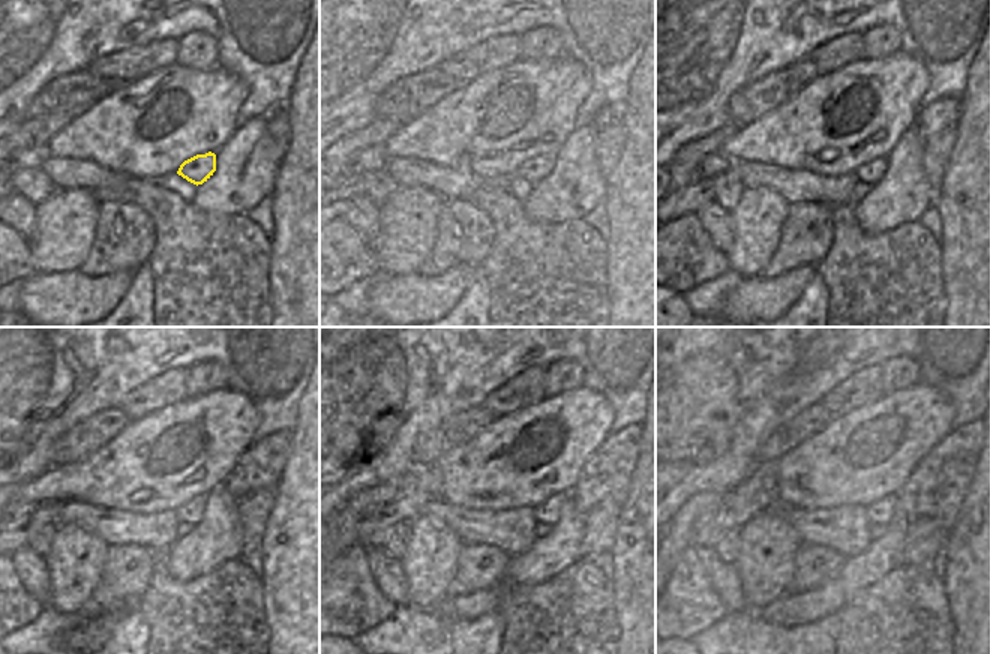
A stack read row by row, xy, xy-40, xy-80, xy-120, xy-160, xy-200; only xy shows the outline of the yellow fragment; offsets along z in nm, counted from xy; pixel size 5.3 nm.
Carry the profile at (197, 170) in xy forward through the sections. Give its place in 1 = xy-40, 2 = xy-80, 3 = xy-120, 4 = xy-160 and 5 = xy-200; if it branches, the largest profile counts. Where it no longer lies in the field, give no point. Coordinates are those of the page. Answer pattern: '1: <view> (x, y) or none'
1: xy-40 (534, 170)
2: xy-80 (869, 173)
3: xy-120 (194, 509)
4: xy-160 (548, 512)
5: xy-200 (881, 512)

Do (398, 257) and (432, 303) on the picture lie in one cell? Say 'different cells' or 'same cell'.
different cells

